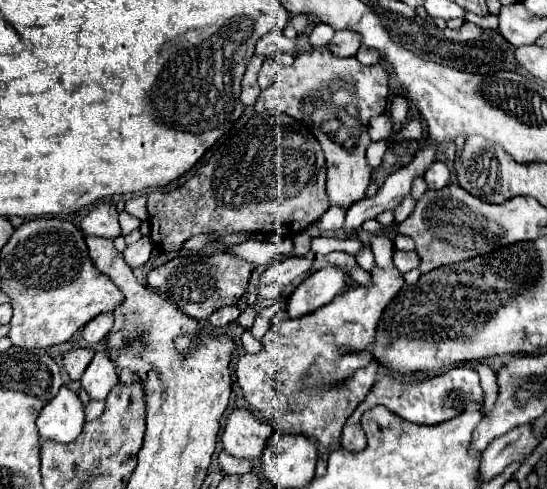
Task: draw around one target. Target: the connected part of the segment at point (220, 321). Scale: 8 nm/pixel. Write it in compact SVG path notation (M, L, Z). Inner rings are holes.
M224 306L224 308L218 308L218 310L208 318L208 322L210 322L214 328L222 328L222 326L234 322L238 316L240 316L240 310L238 310L236 306Z

